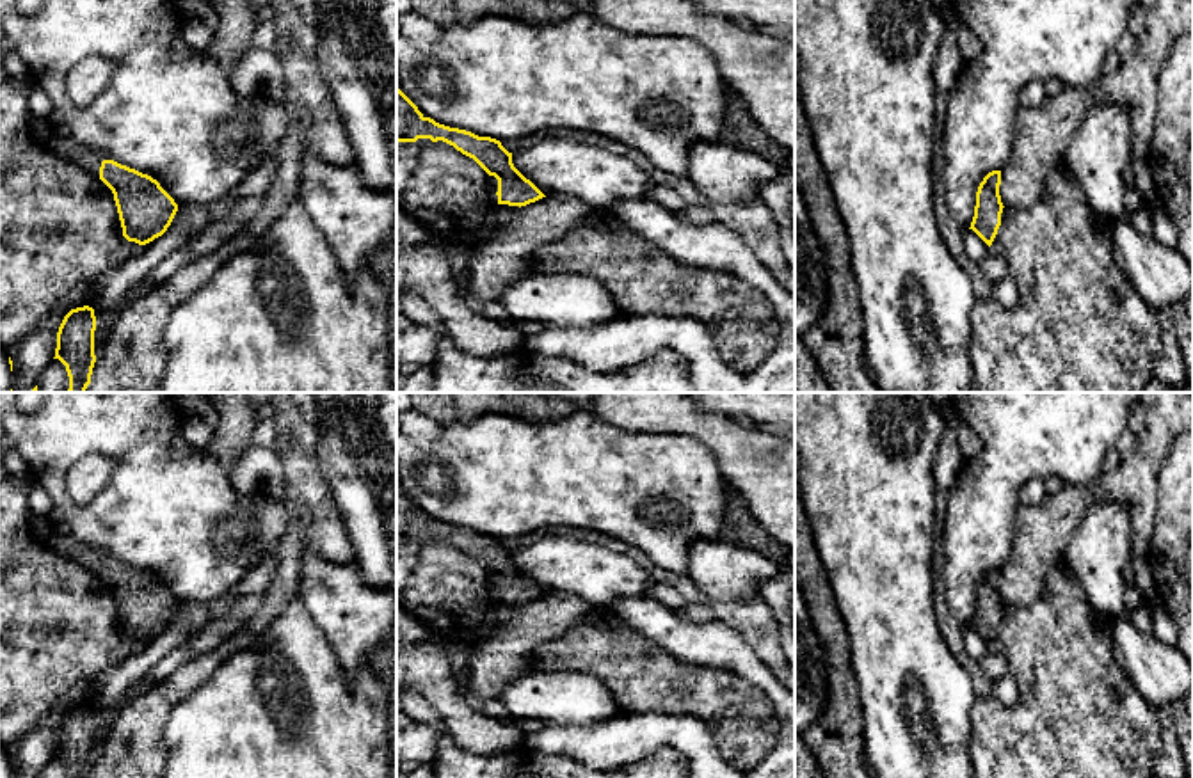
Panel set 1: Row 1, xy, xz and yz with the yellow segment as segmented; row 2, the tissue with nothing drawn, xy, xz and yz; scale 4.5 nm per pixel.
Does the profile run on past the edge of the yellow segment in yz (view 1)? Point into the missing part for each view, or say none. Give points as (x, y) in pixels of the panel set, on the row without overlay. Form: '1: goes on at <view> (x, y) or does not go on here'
1: does not go on here

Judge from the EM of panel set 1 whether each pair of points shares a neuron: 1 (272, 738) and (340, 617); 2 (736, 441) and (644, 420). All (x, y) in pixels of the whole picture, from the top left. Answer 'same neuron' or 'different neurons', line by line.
1: different neurons
2: same neuron

